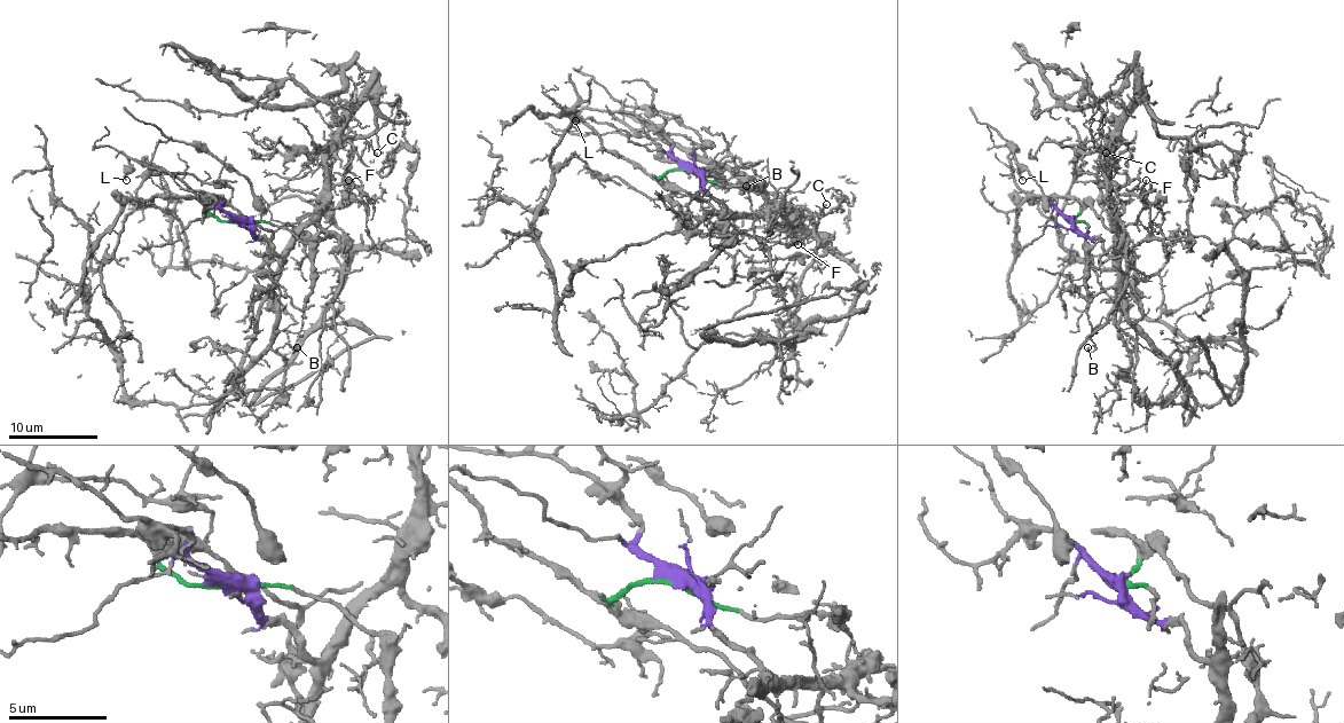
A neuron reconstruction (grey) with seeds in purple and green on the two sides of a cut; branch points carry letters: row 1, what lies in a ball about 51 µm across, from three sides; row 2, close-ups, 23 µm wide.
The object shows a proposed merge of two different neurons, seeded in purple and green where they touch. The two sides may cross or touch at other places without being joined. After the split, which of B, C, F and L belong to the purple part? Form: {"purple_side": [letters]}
{"purple_side": ["C", "L"]}

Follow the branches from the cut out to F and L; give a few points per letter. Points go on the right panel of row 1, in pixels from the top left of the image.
F: (1073, 221), (1089, 205), (1113, 230), (1136, 224), (1145, 207), (1147, 180)
L: (1073, 221), (1045, 198), (1028, 196), (1014, 182), (1012, 158), (1023, 180)

